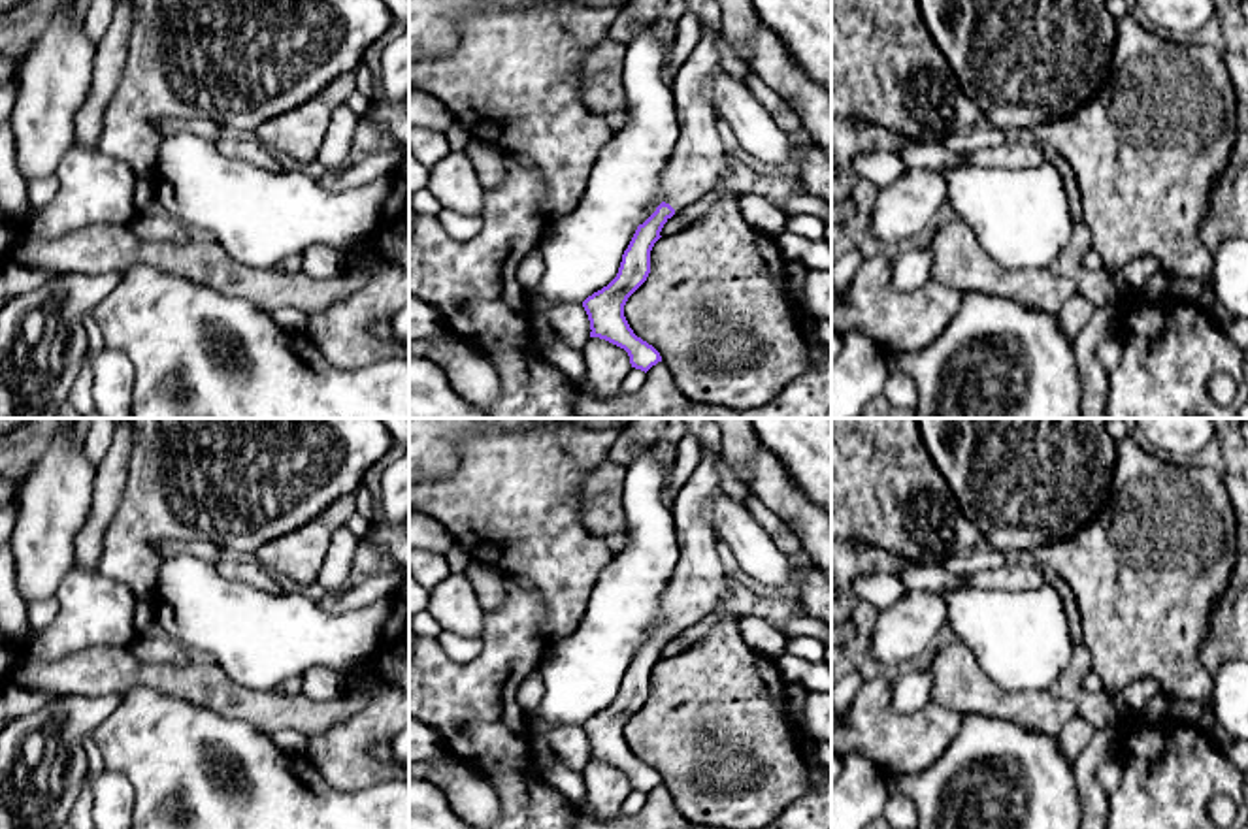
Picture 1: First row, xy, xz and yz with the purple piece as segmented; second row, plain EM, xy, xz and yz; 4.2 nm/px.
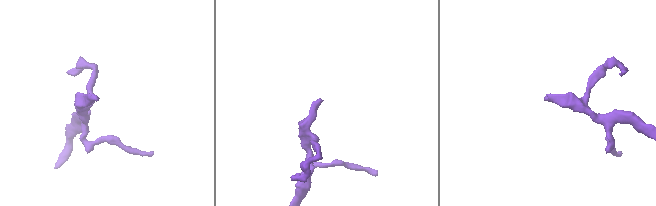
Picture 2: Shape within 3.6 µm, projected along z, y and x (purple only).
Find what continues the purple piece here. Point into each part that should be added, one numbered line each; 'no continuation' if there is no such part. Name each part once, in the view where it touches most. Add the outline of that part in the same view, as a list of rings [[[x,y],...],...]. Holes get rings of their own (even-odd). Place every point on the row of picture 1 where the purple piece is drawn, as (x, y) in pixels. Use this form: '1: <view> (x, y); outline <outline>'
1: xz (700, 164); outline [[[703,26],[698,45],[671,85],[681,138],[662,175],[662,196],[675,211],[728,185],[730,154],[714,128],[716,115],[709,100],[713,79],[722,72],[718,36],[720,30]]]

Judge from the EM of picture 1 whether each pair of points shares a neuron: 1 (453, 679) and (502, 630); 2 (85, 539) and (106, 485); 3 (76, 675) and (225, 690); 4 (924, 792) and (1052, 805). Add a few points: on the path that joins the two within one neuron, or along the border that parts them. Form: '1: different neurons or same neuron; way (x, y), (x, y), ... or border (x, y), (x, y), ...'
1: same neuron; way (470, 679), (502, 647)
2: same neuron; way (95, 526), (106, 498)
3: same neuron; way (114, 675), (155, 675), (187, 682)
4: same neuron; way (960, 760), (981, 750), (1013, 750), (1030, 769)

